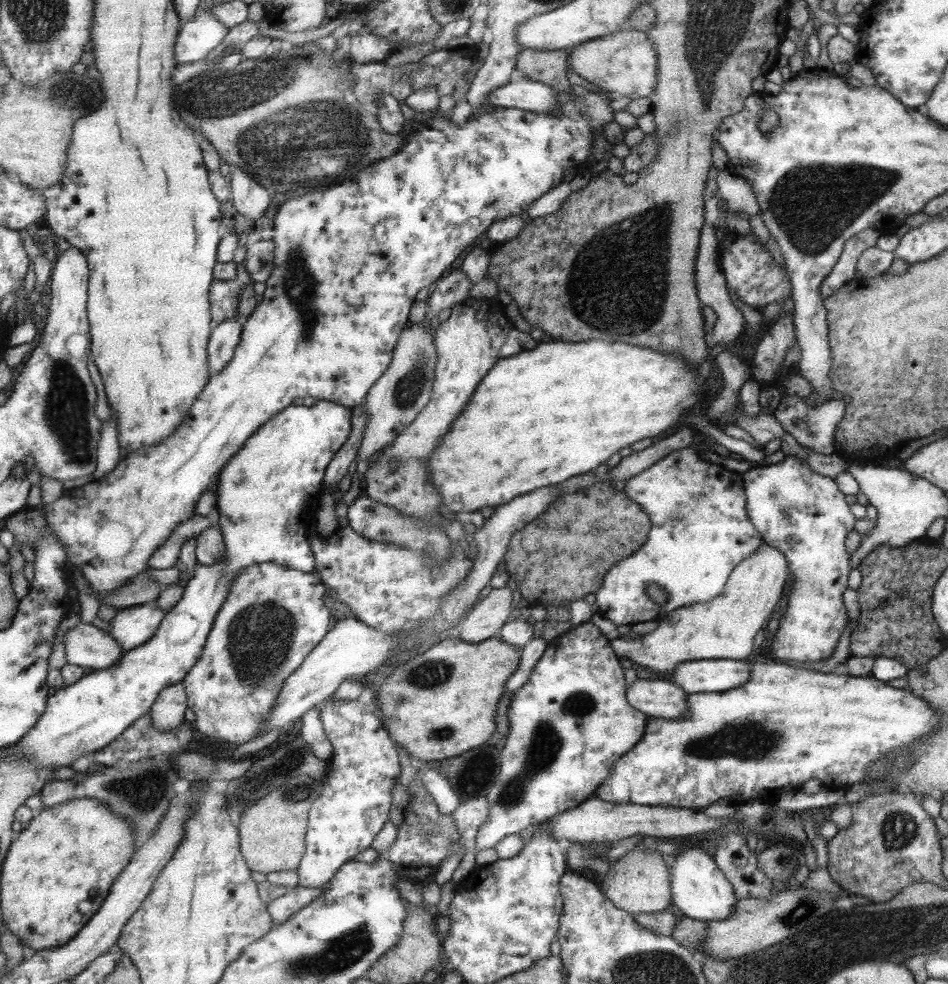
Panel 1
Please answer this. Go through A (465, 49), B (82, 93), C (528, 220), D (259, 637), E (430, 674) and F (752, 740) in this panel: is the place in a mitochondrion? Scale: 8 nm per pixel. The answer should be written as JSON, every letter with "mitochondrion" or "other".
{"A":"other","B":"mitochondrion","C":"other","D":"mitochondrion","E":"mitochondrion","F":"mitochondrion"}

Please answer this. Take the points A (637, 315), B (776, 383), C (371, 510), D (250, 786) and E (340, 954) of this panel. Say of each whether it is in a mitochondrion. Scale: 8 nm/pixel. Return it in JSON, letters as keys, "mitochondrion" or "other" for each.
{"A":"mitochondrion","B":"other","C":"mitochondrion","D":"mitochondrion","E":"mitochondrion"}

